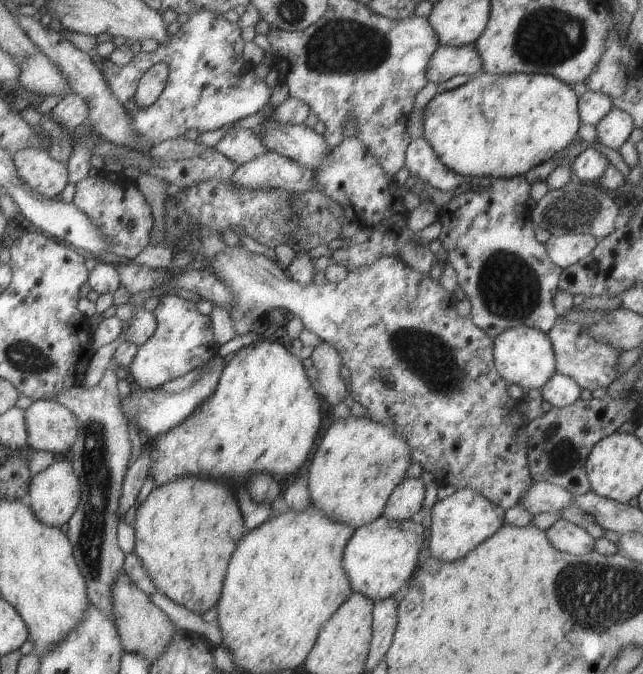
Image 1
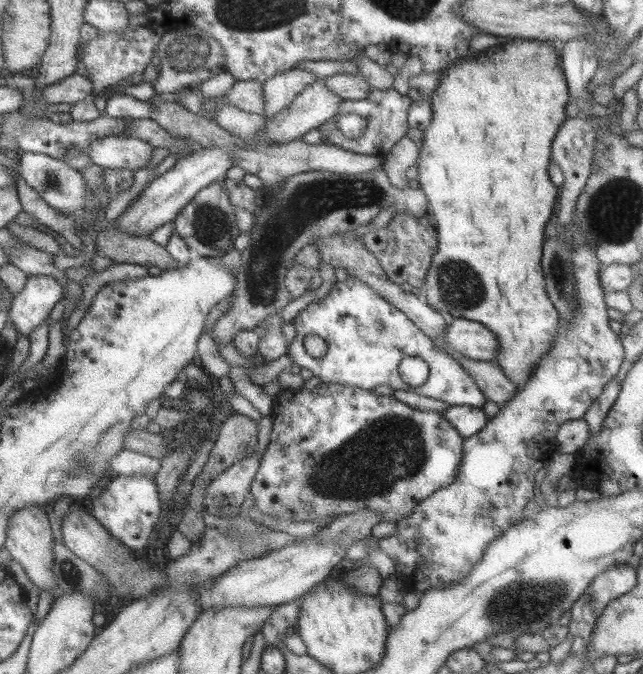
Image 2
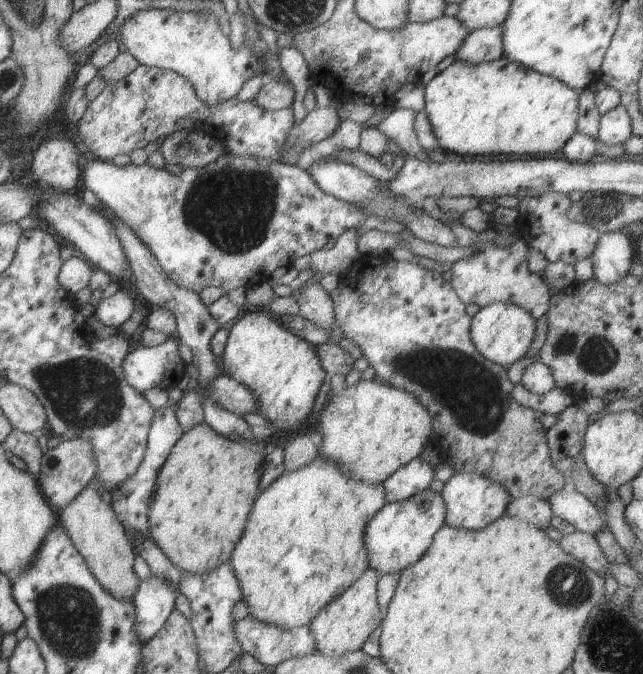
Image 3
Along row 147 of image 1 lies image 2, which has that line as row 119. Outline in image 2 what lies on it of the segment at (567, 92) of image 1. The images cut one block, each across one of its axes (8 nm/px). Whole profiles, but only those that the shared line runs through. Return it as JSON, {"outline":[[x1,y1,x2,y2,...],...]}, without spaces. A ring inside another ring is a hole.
{"outline":[[510,38,510,41,496,45,488,51,484,50,478,56,473,52,450,63,448,67,441,70,439,86,430,96,432,123,426,127,426,130,423,130,424,141,420,146,417,160,418,182,429,200,429,212,438,229,438,248,432,257,432,264,422,287,423,299,433,307,450,313,455,319,478,322,492,330,498,338,498,345,500,345,499,352,495,357,496,364,505,371,506,377,518,388,522,388,526,384,528,378,533,374,533,369,551,351,561,327,559,313,546,293,546,280,541,265,544,229,550,216,556,212,558,207,556,198,559,196,559,187,550,180,548,174,548,166,552,162,552,141,556,138,560,126,566,122,564,110,566,110,568,100,571,99,564,71,560,67,560,58,558,58,560,53,559,44,552,41]]}

